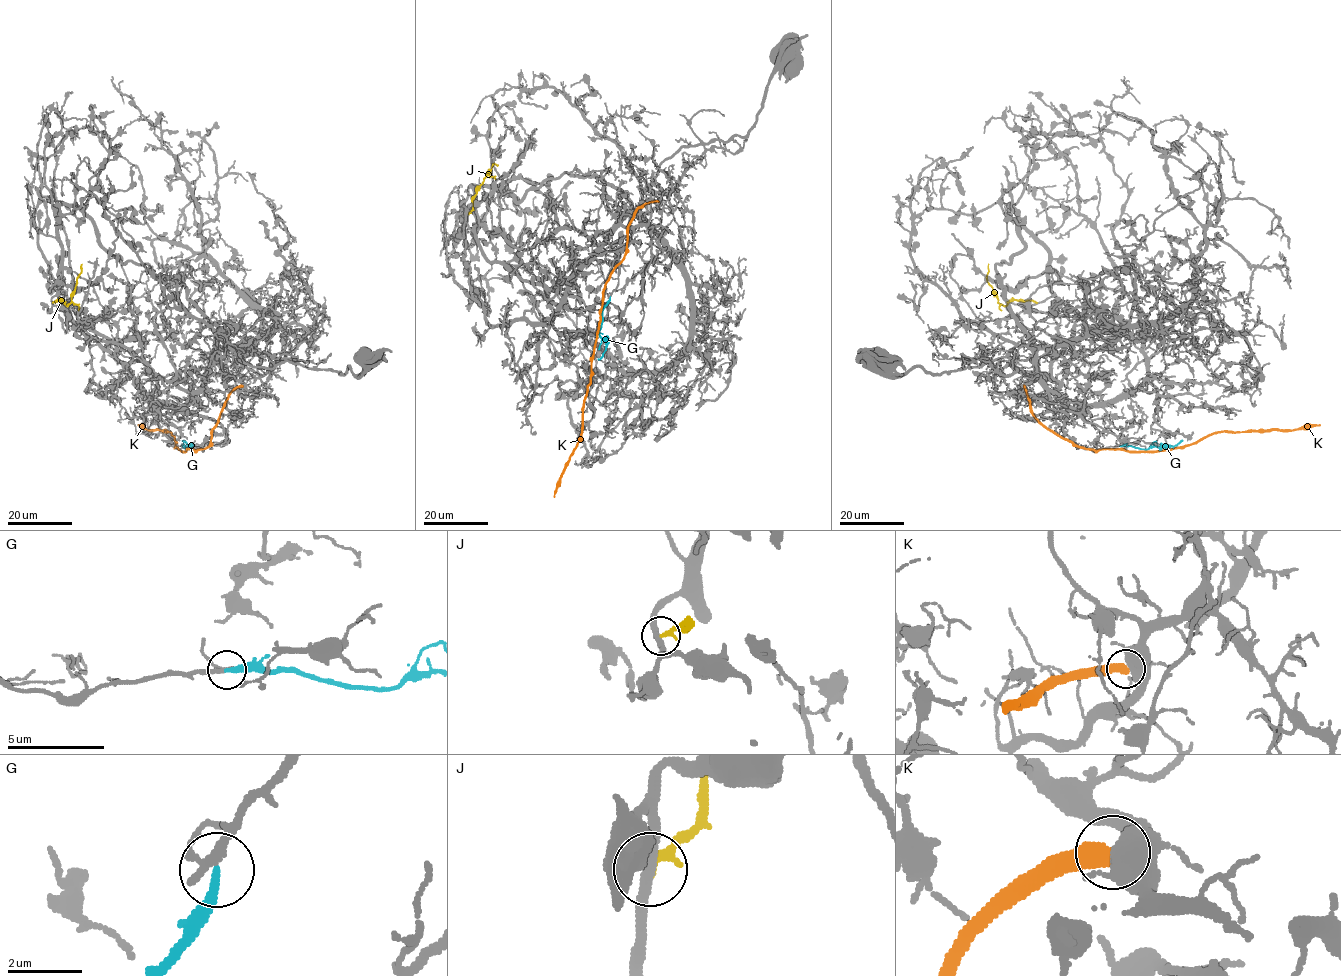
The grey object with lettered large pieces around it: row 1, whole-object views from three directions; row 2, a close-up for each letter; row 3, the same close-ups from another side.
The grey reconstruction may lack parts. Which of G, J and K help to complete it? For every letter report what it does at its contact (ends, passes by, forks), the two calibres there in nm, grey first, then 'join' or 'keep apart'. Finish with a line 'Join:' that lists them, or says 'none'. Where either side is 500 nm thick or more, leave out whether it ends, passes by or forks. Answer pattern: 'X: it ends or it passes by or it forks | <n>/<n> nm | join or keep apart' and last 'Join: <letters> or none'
G: it ends | 240/280 nm | join
J: it ends | 320/260 nm | keep apart
K: 550/440 nm | keep apart
Join: G

